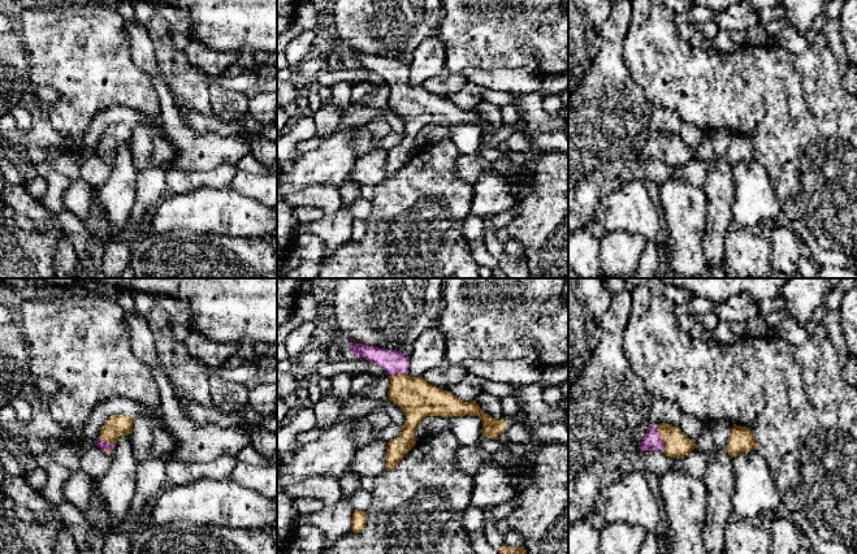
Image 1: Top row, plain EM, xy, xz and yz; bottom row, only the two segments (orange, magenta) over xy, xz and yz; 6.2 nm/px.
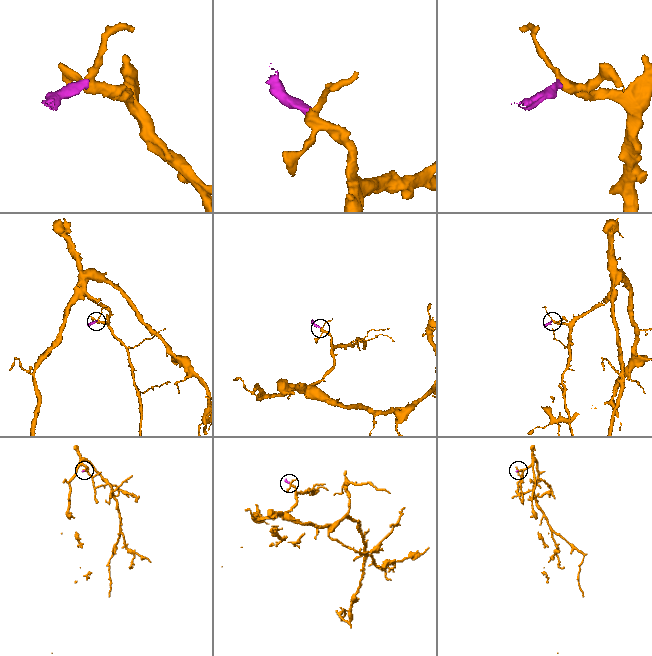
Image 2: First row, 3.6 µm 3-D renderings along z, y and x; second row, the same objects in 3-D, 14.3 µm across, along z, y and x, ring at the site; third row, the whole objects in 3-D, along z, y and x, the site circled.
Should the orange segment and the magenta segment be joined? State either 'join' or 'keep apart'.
join

